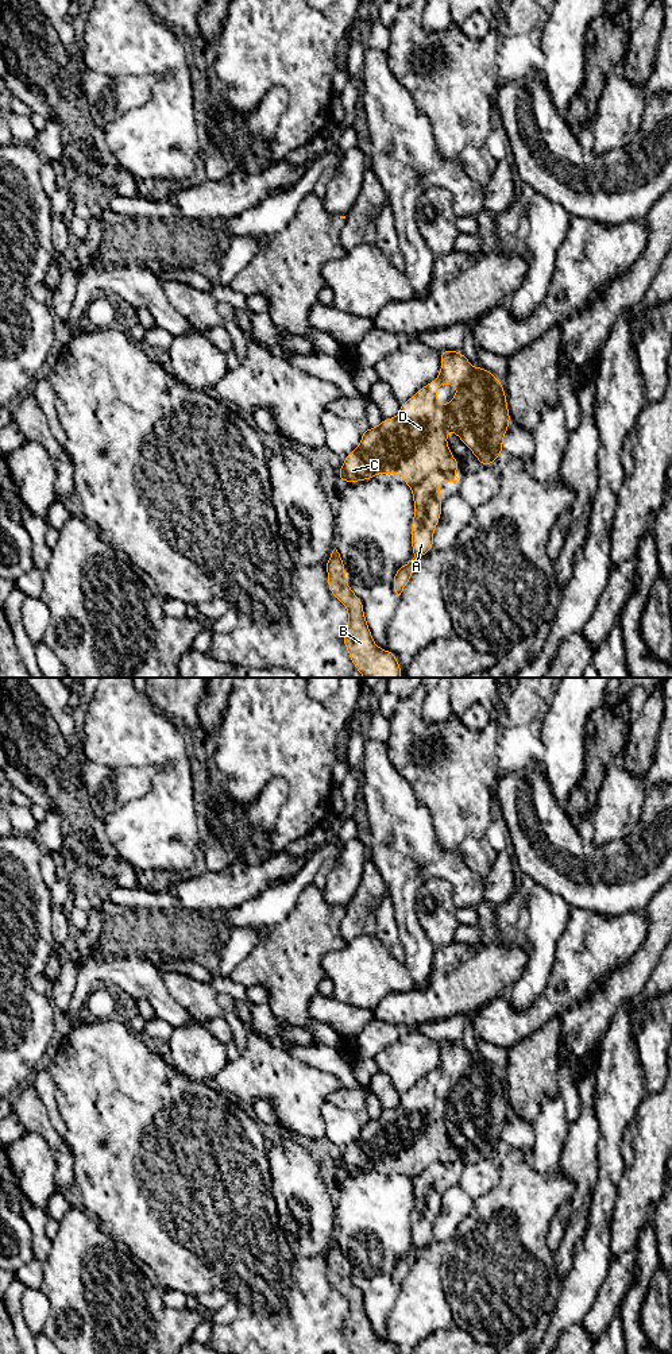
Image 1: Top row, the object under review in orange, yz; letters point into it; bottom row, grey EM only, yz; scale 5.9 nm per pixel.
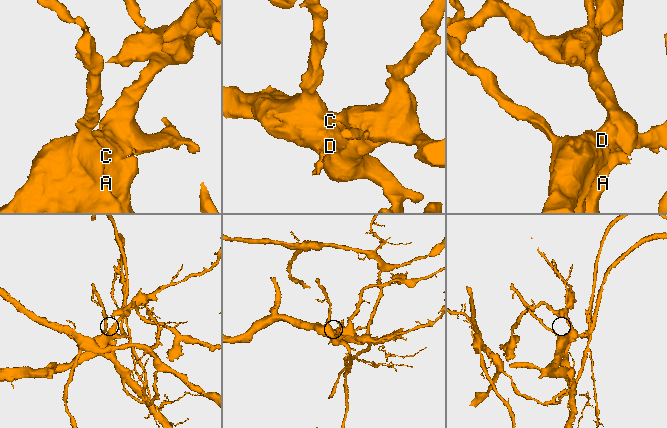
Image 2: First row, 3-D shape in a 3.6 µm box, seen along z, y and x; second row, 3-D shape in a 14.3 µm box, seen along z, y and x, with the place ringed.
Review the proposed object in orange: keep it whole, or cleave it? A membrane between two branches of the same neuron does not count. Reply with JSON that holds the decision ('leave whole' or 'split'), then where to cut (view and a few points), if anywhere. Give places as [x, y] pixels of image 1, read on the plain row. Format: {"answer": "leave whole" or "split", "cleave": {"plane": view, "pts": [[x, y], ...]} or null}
{"answer": "split", "cleave": {"plane": "yz", "pts": [[452, 1160], [441, 1156], [412, 1177]]}}

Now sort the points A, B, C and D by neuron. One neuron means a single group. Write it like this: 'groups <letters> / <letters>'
groups A / B C D

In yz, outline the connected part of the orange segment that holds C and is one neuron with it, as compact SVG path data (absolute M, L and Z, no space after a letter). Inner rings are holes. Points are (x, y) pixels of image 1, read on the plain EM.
M443 1041L440 1049L439 1068L401 1095L397 1108L383 1110L376 1119L363 1119L359 1138L344 1149L339 1172L359 1173L376 1165L402 1165L402 1174L414 1177L444 1156L452 1161L461 1160L448 1139L448 1120L460 1129L483 1158L491 1157L502 1146L502 1133L510 1115L502 1073L482 1057L474 1060L463 1044ZM440 1075L457 1077L456 1087L444 1098L437 1096Z

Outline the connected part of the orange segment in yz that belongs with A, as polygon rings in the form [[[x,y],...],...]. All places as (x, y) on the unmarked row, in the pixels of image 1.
[[[444,1156],[422,1173],[412,1177],[416,1199],[412,1212],[412,1241],[414,1249],[399,1258],[393,1269],[393,1278],[398,1288],[416,1262],[414,1251],[433,1239],[433,1223],[443,1203],[441,1185],[437,1180],[440,1173],[460,1174],[460,1170],[453,1165],[452,1160]]]

